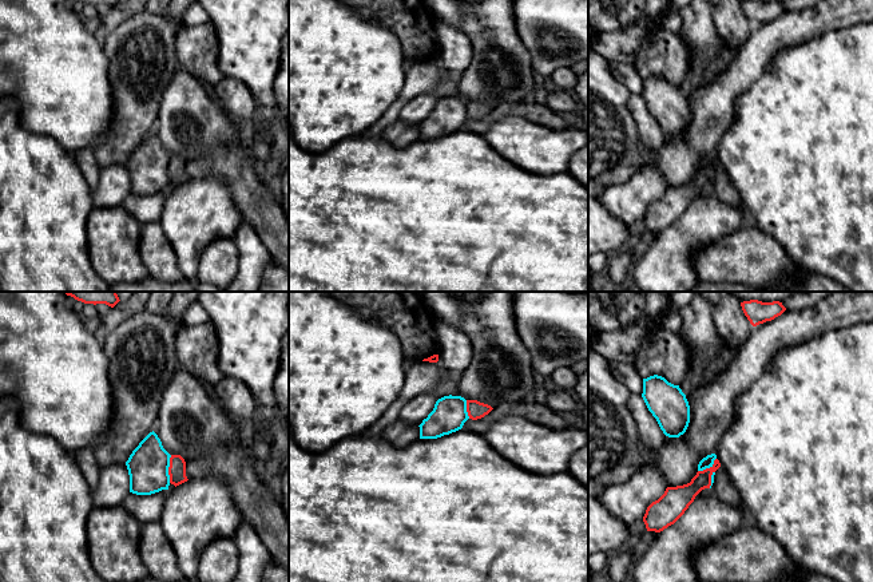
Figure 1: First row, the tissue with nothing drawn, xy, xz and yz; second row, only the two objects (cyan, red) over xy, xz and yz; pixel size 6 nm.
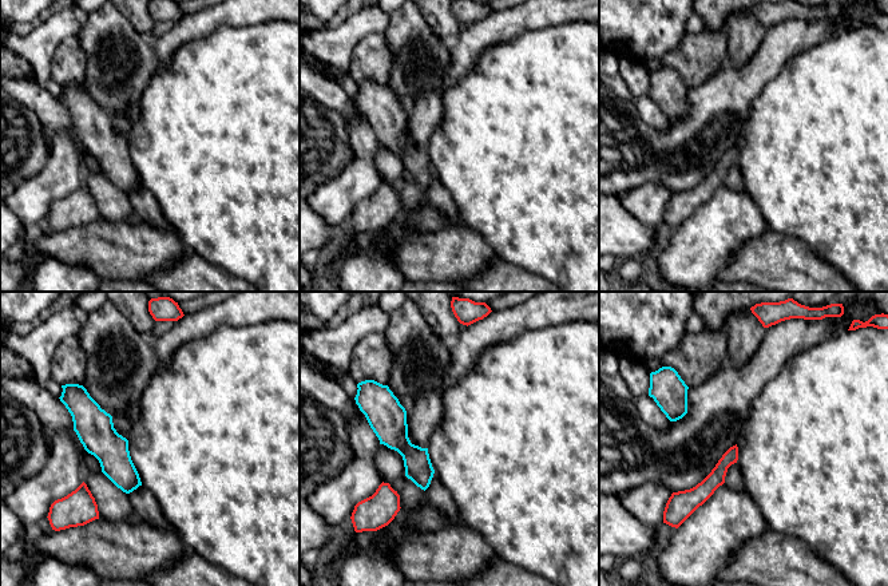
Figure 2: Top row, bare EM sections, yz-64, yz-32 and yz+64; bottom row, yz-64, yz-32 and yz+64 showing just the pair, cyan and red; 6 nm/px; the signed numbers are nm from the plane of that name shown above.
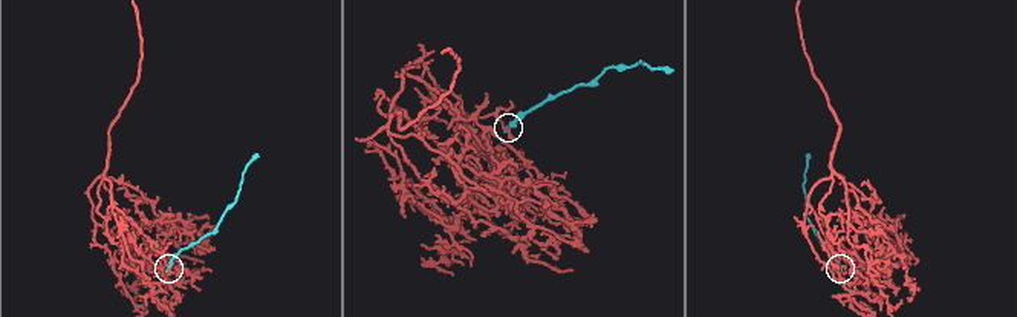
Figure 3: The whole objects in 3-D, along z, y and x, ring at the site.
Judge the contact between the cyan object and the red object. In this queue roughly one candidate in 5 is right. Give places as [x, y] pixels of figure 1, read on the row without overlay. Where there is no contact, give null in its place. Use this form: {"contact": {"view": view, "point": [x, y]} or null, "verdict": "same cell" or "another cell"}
{"contact": {"view": "xy", "point": [167, 169]}, "verdict": "another cell"}

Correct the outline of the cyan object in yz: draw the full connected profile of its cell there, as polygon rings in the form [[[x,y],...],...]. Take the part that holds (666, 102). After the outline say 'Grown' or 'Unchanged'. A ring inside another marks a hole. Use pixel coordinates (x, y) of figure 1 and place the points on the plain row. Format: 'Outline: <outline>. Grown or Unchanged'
Outline: [[[654,75],[643,79],[642,98],[668,138],[683,135],[690,123],[690,106],[679,86]]]. Unchanged

